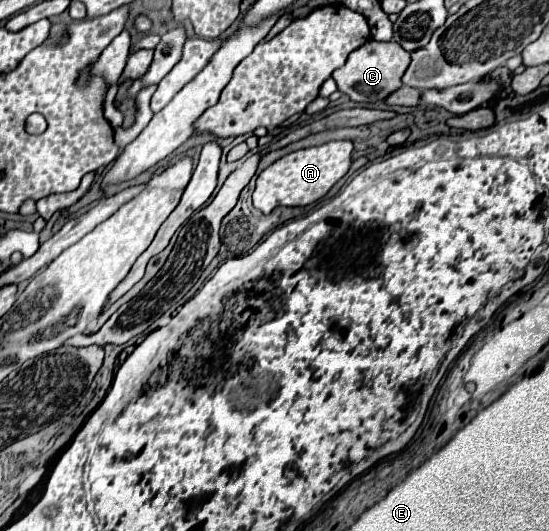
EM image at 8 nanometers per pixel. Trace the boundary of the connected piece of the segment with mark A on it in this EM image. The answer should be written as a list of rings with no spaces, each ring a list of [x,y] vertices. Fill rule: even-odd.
[[[341,140],[297,150],[279,158],[275,164],[265,168],[257,176],[253,206],[263,214],[269,214],[275,206],[307,206],[321,200],[333,188],[333,184],[349,172],[351,152],[353,152],[353,142]]]

